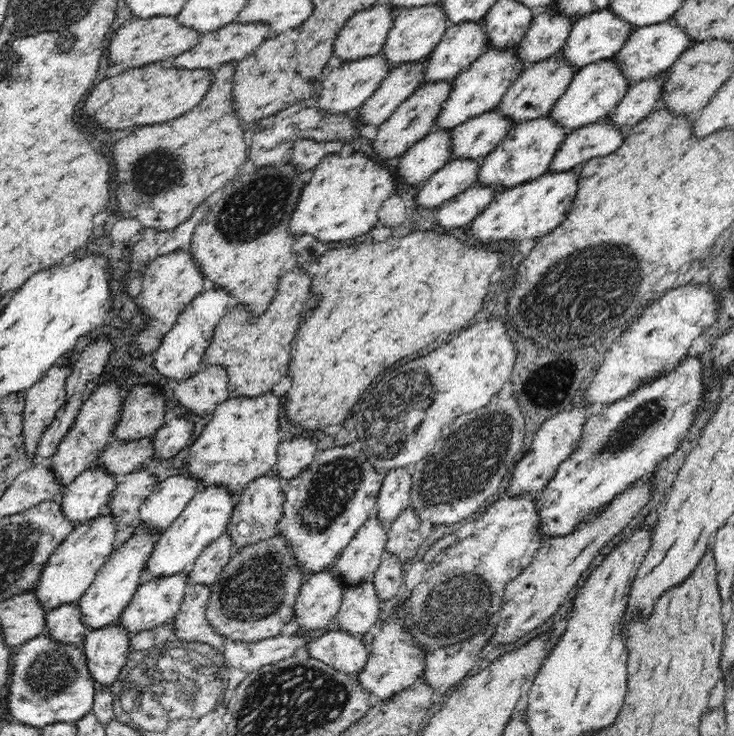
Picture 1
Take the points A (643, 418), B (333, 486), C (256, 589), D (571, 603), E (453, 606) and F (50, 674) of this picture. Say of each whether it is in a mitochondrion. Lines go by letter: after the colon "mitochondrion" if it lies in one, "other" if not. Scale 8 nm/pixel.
A: mitochondrion
B: mitochondrion
C: mitochondrion
D: other
E: mitochondrion
F: mitochondrion

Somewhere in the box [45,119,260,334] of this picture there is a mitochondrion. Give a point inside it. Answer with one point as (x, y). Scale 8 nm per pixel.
(156, 172)

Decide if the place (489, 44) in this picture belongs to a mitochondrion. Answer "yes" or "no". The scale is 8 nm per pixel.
no

